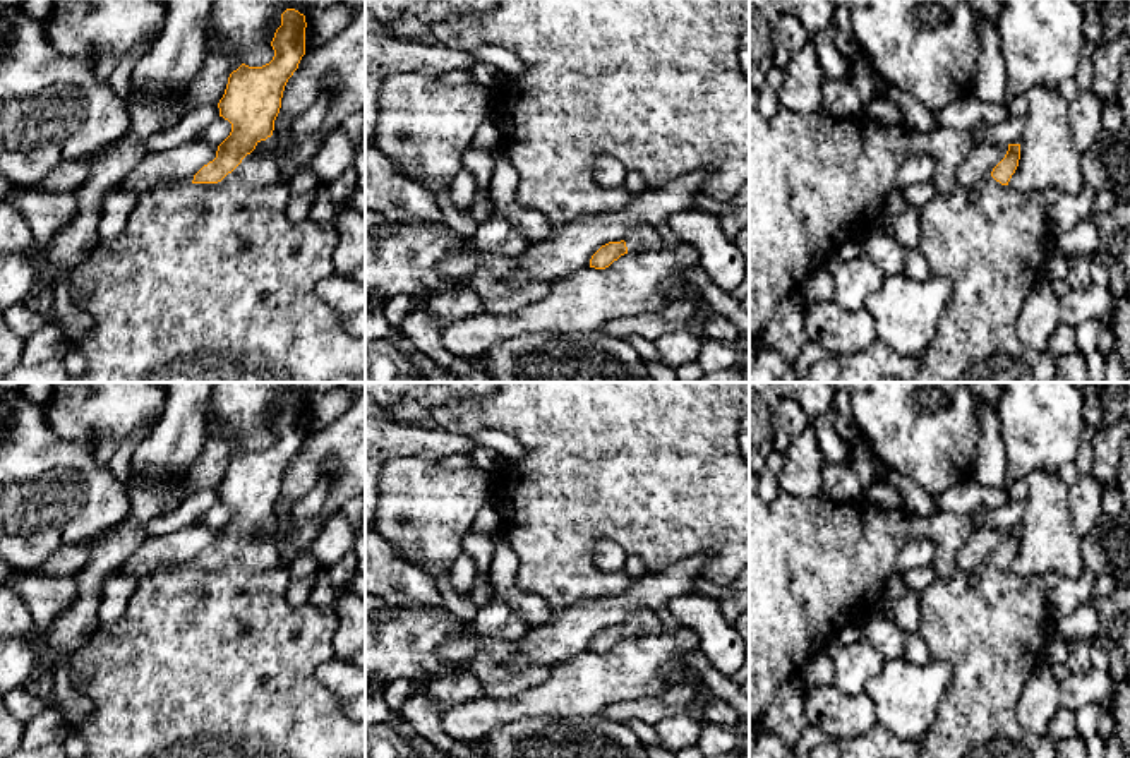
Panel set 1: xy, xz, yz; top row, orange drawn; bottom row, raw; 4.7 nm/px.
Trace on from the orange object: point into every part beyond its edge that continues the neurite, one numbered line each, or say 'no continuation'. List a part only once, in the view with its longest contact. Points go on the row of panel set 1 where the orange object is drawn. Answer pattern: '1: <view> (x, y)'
1: xy (210, 282)

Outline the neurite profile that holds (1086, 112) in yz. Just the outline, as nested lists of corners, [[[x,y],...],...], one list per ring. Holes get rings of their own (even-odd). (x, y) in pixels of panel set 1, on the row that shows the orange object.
[[[1080,91],[1068,105],[1068,125],[1079,153],[1085,153],[1103,130],[1103,99],[1094,91]]]

